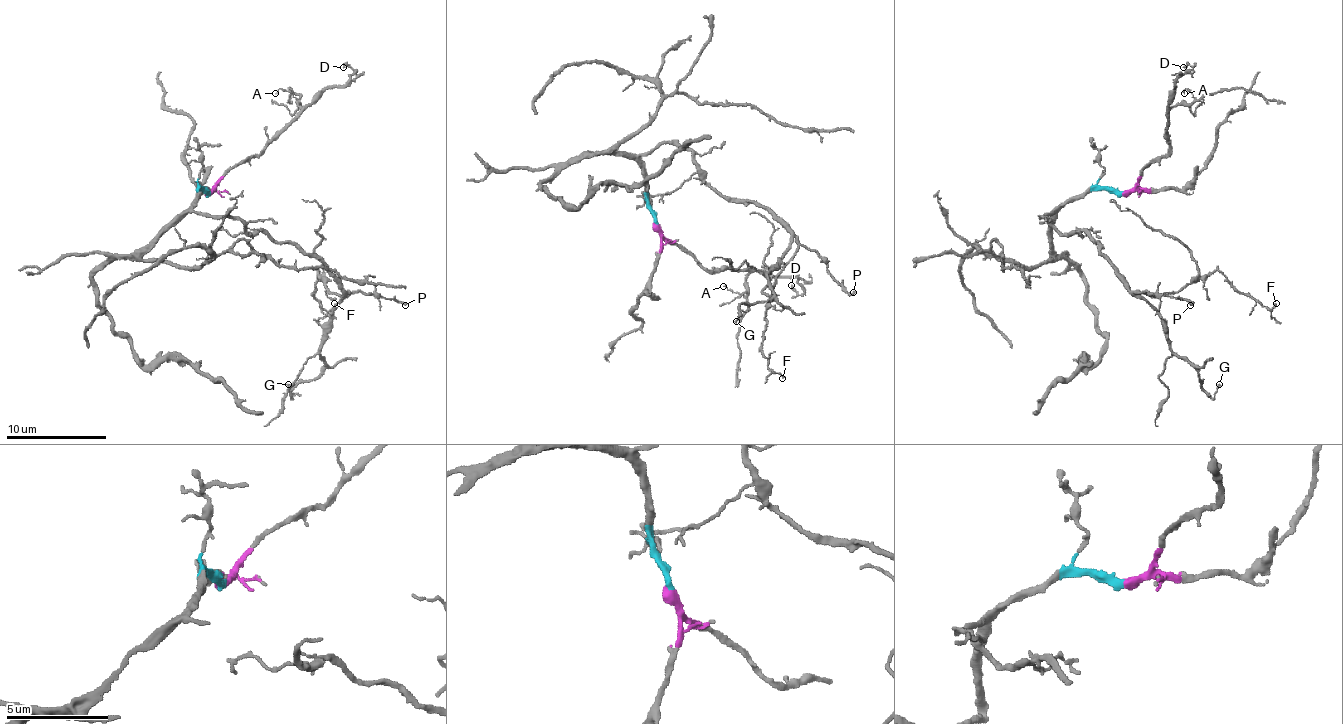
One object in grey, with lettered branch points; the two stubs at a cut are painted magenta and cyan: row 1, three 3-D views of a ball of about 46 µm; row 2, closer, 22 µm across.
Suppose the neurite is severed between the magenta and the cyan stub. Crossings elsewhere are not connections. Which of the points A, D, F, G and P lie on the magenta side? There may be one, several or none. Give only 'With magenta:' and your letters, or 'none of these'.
With magenta: A, D

